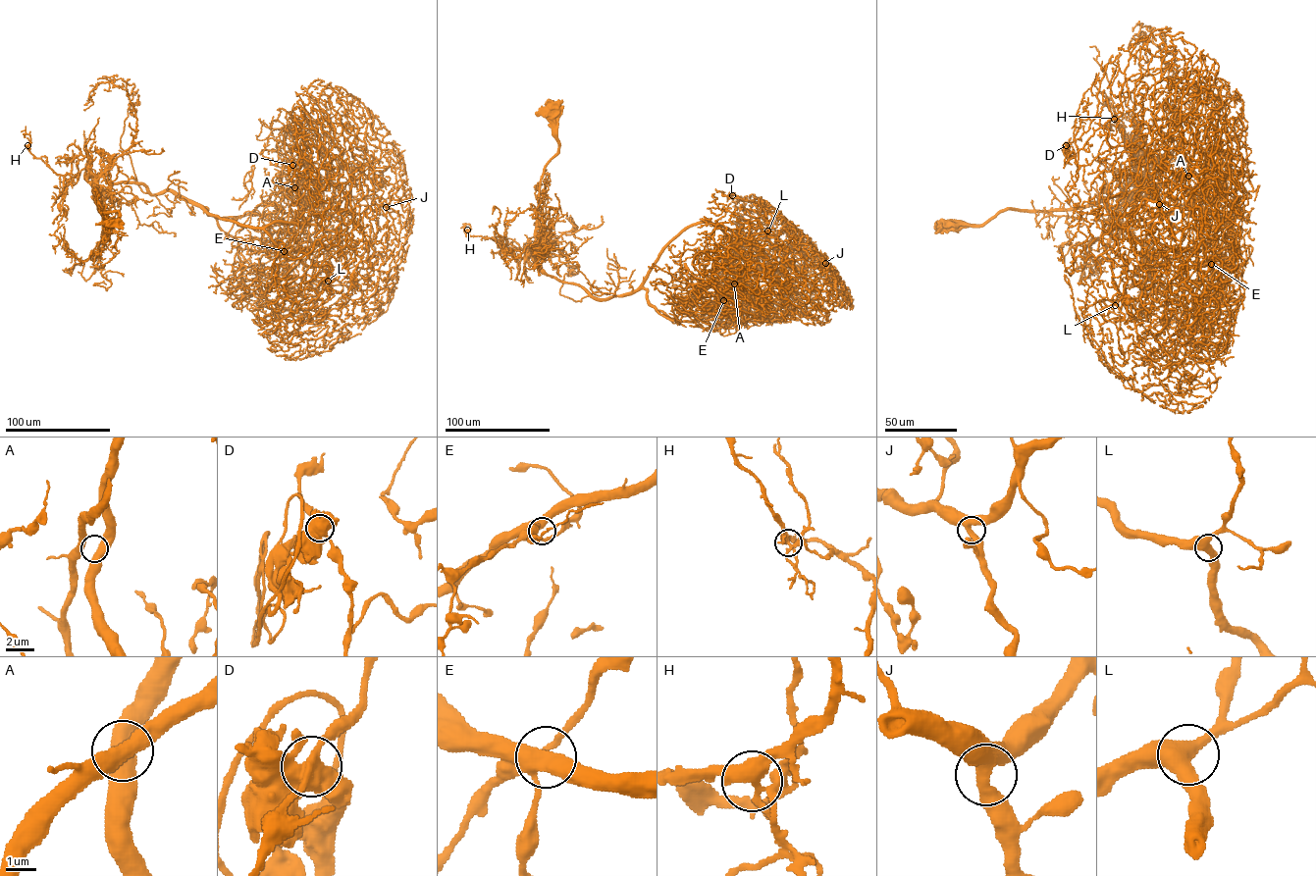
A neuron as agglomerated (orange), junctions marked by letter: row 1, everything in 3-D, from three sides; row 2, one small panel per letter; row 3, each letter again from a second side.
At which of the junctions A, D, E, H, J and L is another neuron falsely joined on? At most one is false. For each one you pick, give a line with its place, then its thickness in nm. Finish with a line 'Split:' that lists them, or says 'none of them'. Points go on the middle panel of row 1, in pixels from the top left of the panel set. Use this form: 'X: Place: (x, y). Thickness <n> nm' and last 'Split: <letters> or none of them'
D: Place: (732, 195). Thickness 550 nm
Split: D

